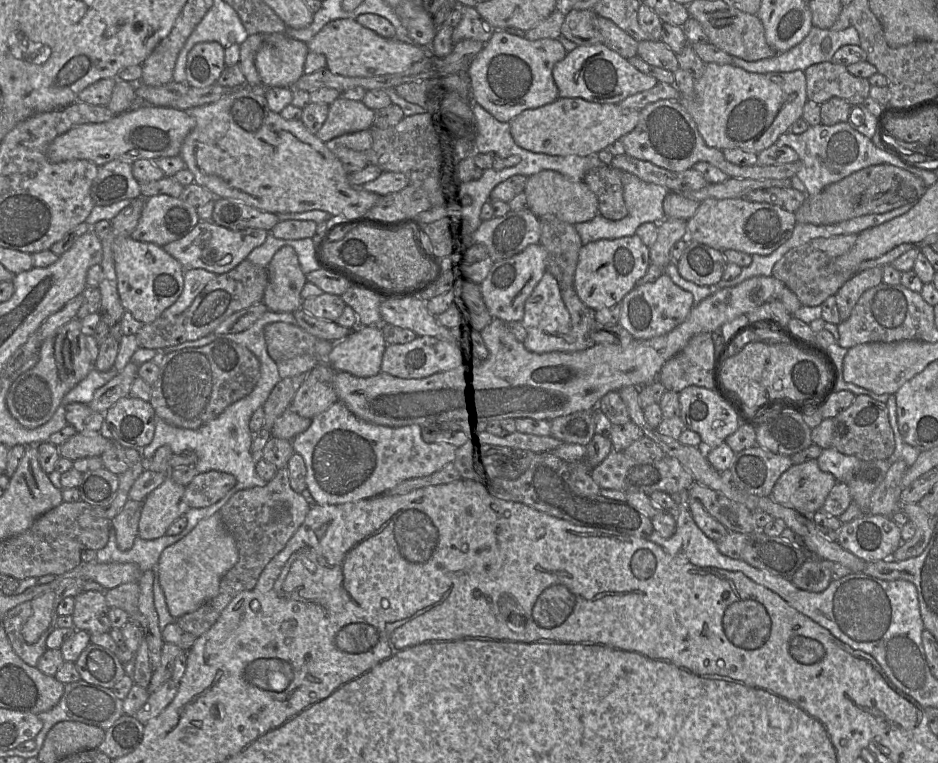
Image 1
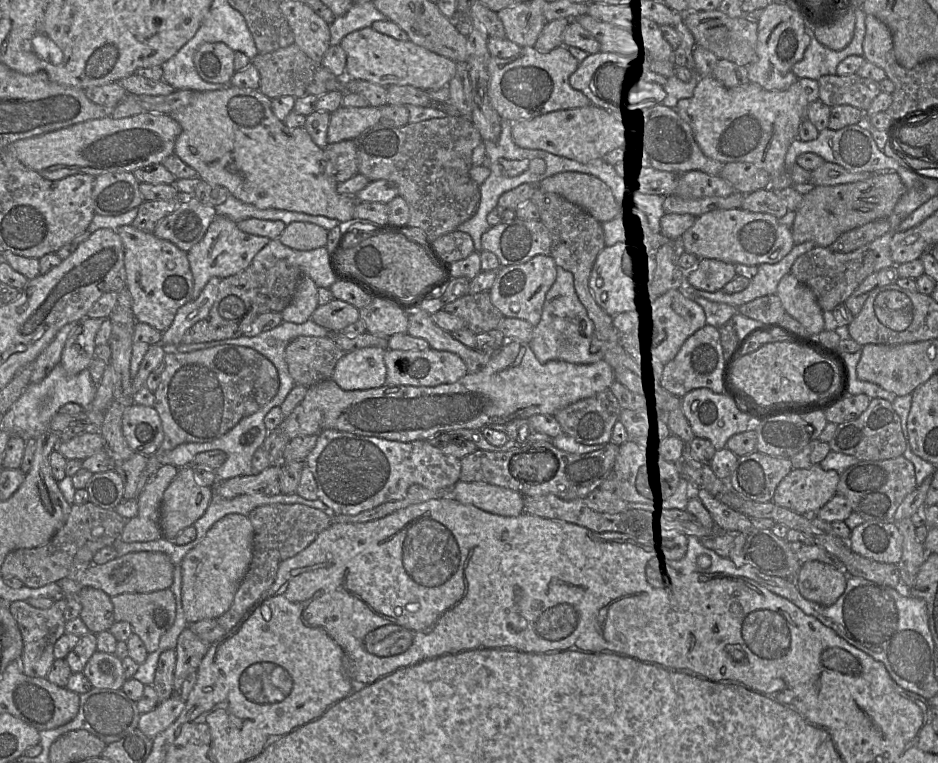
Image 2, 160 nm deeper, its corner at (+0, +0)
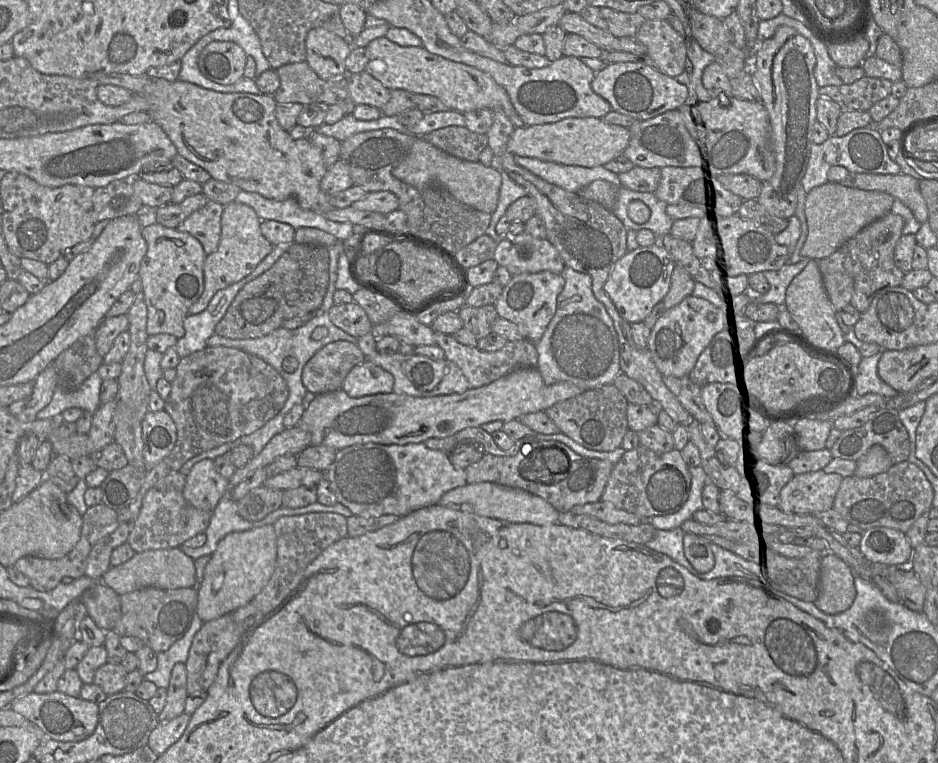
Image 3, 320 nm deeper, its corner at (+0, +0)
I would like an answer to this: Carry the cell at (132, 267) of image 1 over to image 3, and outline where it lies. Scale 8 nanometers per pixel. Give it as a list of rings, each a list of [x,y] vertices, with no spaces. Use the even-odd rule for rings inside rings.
[[[158,223],[142,227],[142,235],[147,243],[147,252],[141,261],[138,277],[142,282],[142,293],[147,306],[147,334],[171,334],[181,338],[185,334],[183,321],[189,308],[200,298],[204,290],[203,266],[207,254],[198,239],[187,232],[166,228]]]

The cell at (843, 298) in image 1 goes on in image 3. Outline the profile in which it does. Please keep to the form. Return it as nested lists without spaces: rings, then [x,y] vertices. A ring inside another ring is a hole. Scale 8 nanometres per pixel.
[[[889,212],[863,228],[833,254],[818,261],[822,274],[840,272],[853,279],[854,293],[850,304],[860,313],[867,310],[879,290],[901,286],[905,273],[895,265],[894,251],[902,236],[903,227],[904,219],[900,215]]]

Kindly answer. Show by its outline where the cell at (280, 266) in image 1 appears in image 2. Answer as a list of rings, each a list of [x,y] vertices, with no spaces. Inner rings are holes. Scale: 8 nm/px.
[[[303,275],[290,304],[280,314],[283,321],[301,324],[311,318],[318,305],[318,287],[309,276]]]

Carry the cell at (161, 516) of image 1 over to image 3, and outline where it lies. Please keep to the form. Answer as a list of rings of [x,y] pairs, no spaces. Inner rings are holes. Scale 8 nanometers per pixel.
[[[204,459],[186,475],[183,497],[195,508],[212,512],[229,489],[229,480],[216,471],[214,460]]]

